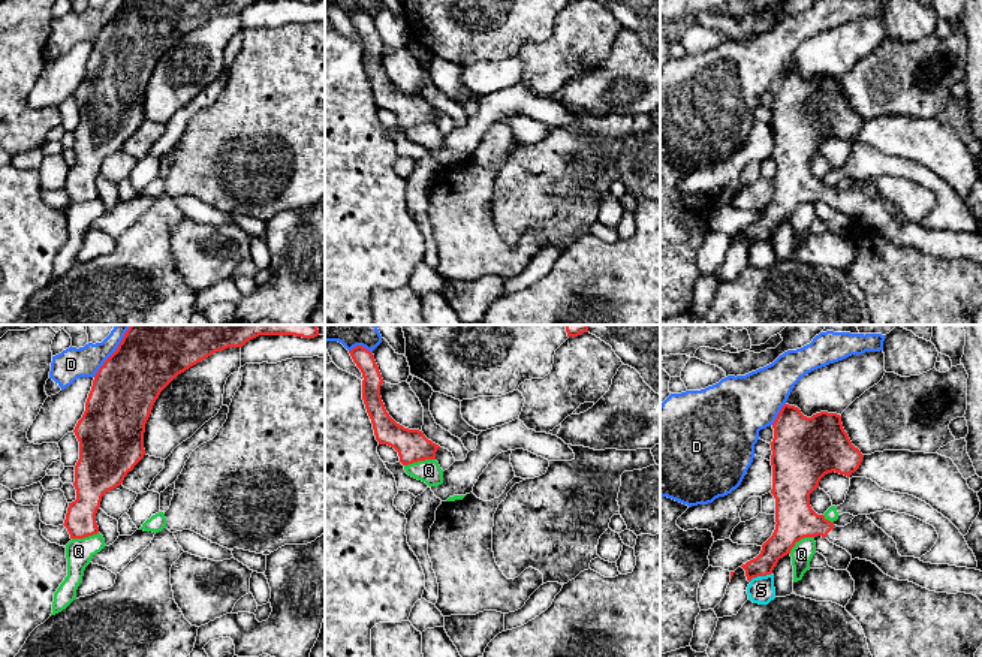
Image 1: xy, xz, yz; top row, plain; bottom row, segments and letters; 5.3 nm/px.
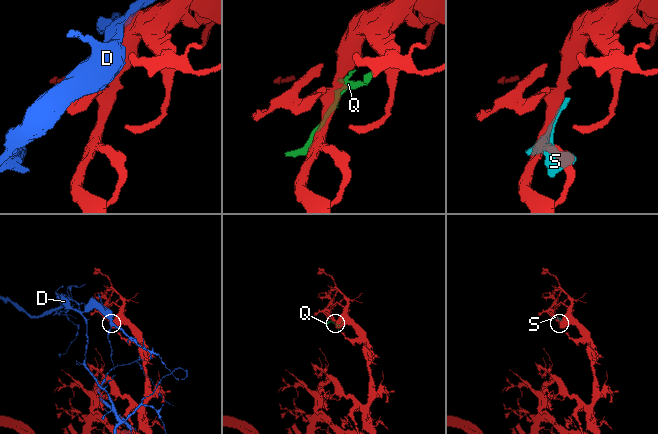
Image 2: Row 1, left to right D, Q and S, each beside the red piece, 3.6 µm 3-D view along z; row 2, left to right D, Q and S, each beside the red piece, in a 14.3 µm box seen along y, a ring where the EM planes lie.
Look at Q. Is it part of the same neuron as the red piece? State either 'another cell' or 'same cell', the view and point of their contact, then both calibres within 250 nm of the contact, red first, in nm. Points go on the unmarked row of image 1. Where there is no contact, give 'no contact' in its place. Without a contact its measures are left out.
another cell | xz (419, 124) | 170/120 nm

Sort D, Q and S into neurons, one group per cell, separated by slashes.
D / Q / S

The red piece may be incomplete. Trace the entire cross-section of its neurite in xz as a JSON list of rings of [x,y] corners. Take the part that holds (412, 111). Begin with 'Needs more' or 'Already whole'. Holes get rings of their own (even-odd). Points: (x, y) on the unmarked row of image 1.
Already whole. [[[362,10],[353,12],[349,18],[364,42],[362,64],[379,109],[394,112],[403,130],[436,124],[439,109],[428,105],[422,96],[409,94],[397,88],[386,76],[380,61],[383,43],[374,25],[374,19]]]

